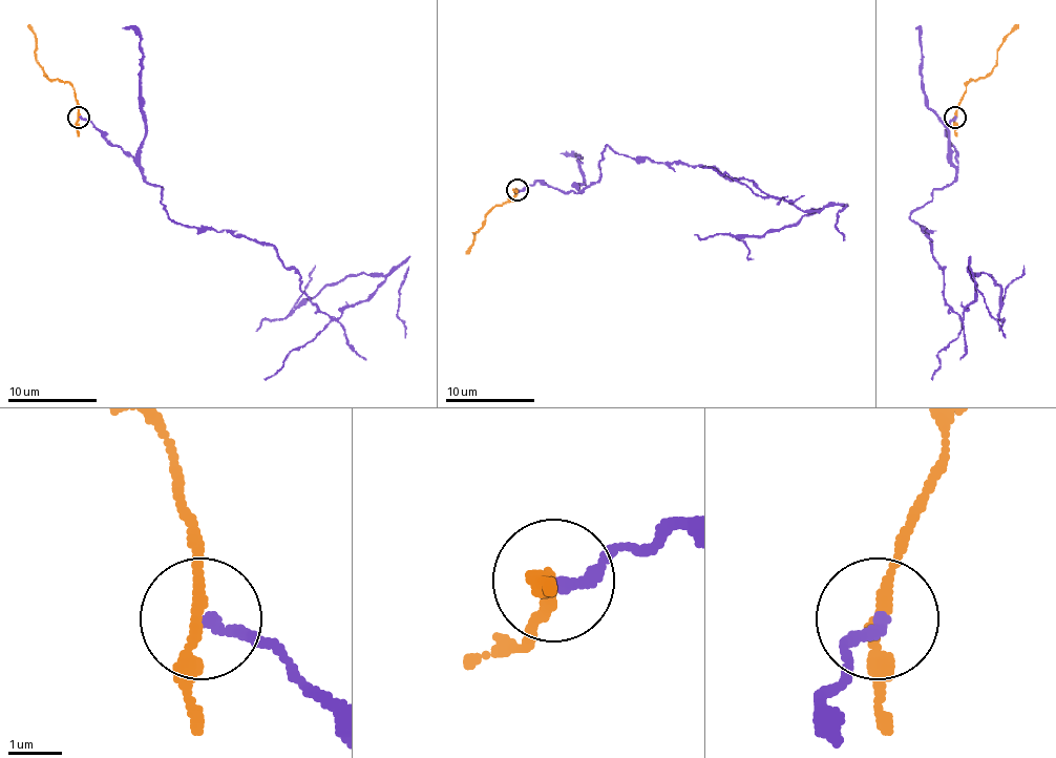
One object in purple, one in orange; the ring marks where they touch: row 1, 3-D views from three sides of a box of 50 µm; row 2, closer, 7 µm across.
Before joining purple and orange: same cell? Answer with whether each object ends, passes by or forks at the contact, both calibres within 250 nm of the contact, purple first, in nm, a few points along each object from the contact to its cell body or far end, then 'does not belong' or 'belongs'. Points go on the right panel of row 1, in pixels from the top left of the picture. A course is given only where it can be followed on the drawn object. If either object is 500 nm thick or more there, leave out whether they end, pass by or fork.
purple ends | orange passes by | 200/200 nm | purple via (955, 118), (955, 177), (910, 217), (962, 318), (975, 276), (999, 287), (999, 332) | orange via (955, 118), (966, 84), (984, 78), (997, 58), (1001, 40), (1017, 24) | does not belong

